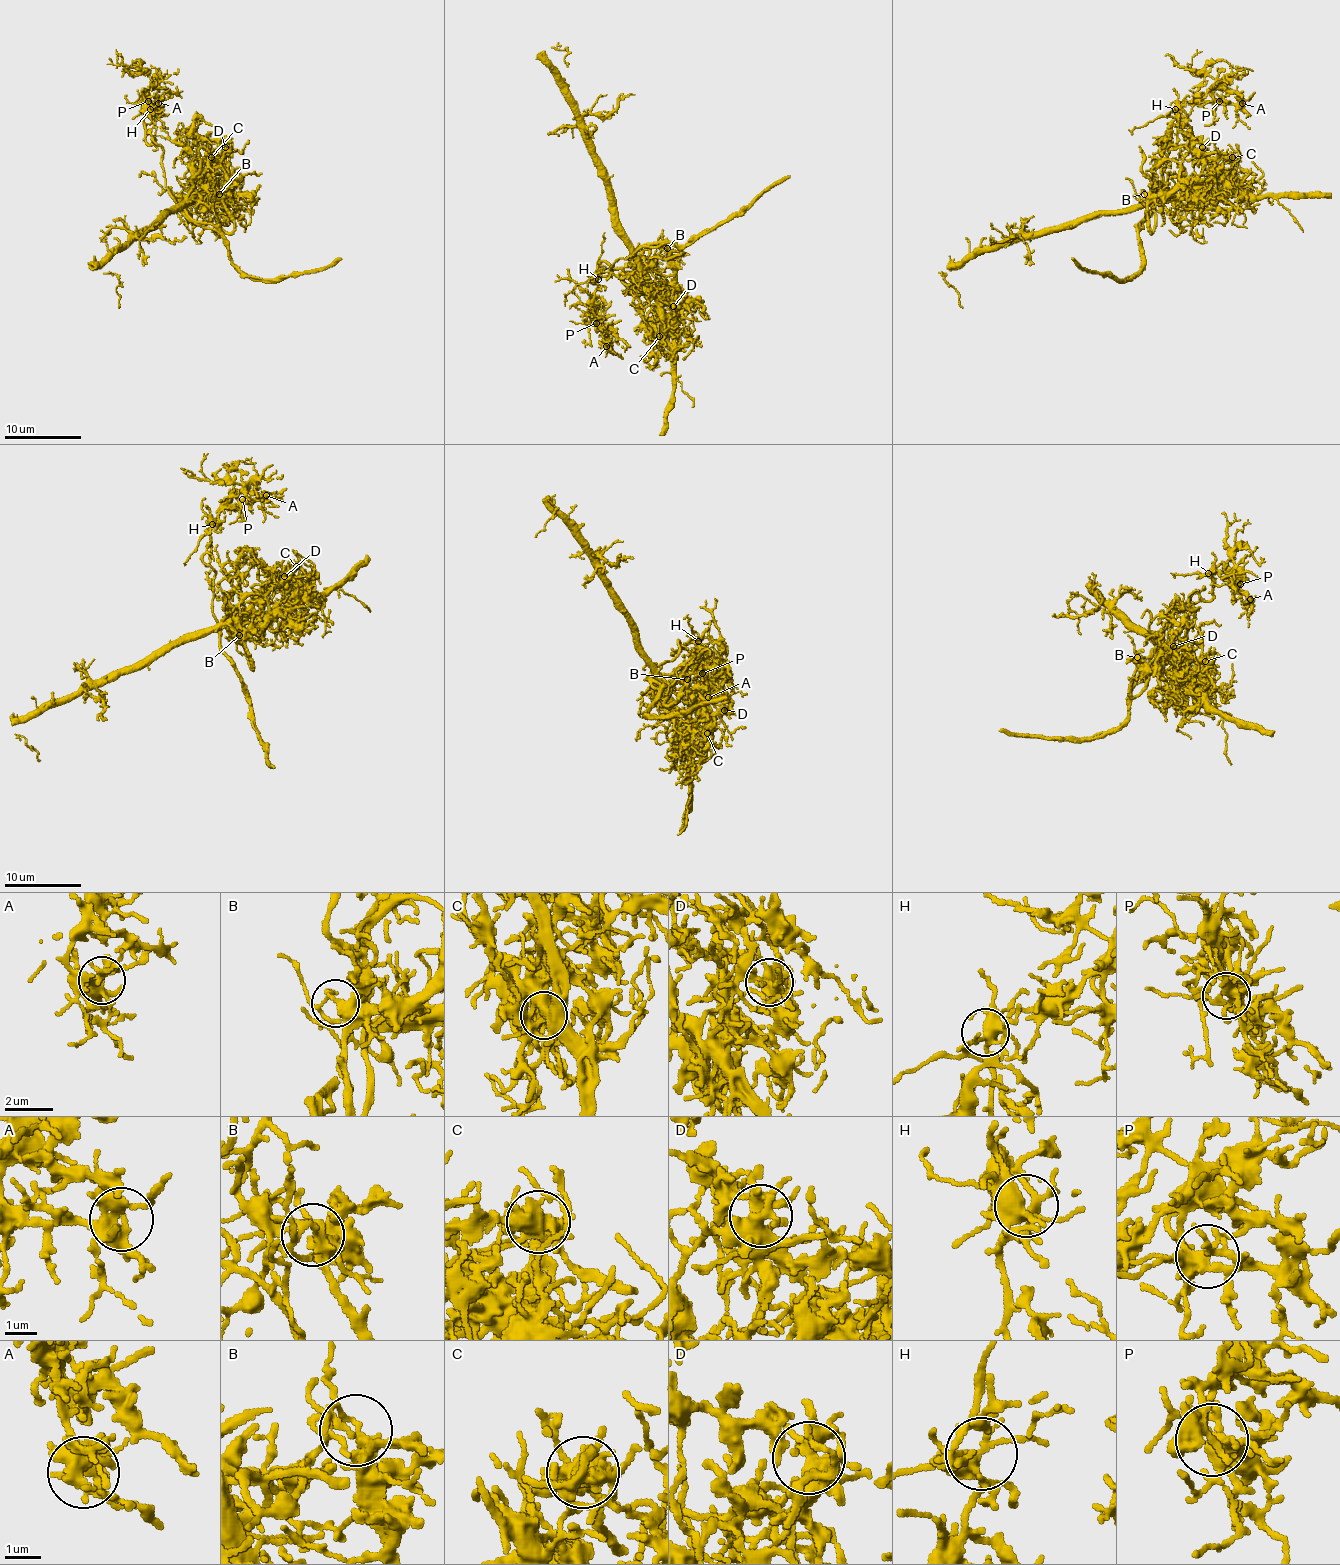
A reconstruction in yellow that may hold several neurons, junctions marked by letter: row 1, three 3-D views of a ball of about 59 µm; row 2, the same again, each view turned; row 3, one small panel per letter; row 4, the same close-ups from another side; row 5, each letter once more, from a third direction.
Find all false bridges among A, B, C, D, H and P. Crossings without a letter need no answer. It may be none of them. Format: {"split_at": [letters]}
{"split_at": ["C"]}

